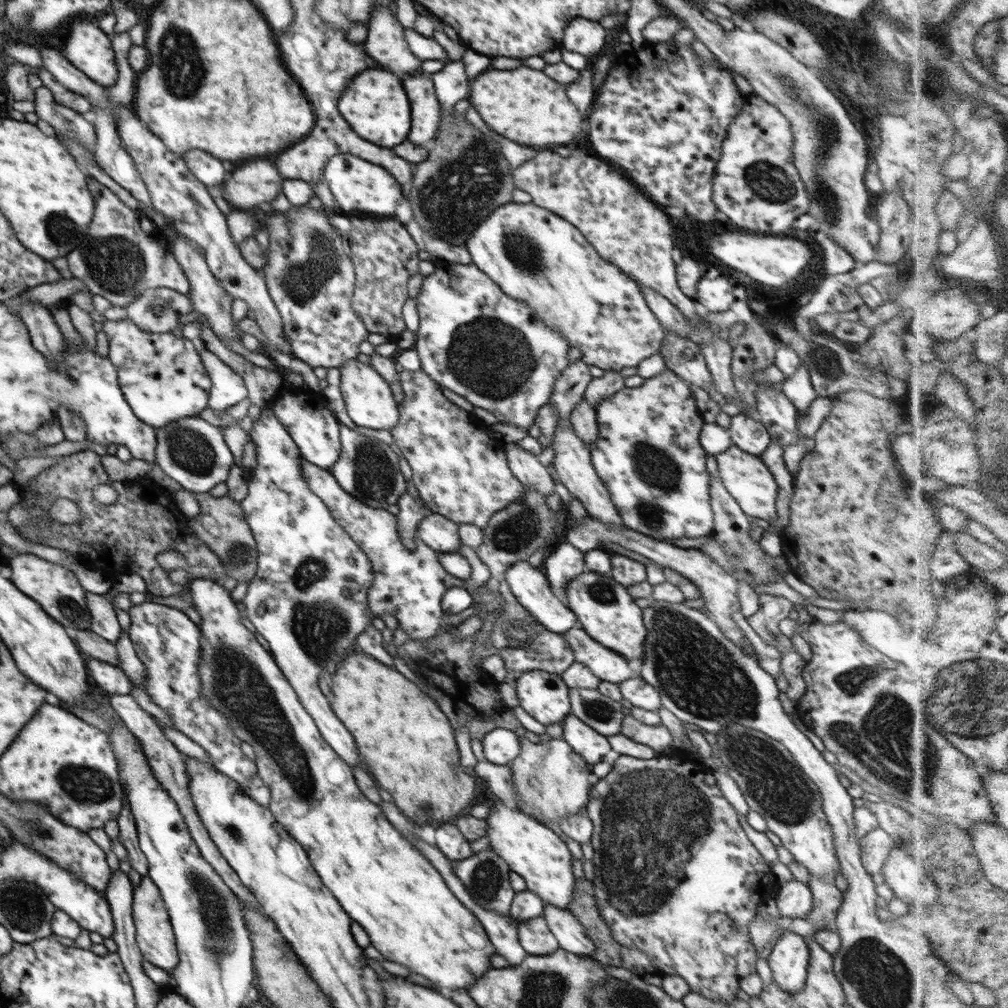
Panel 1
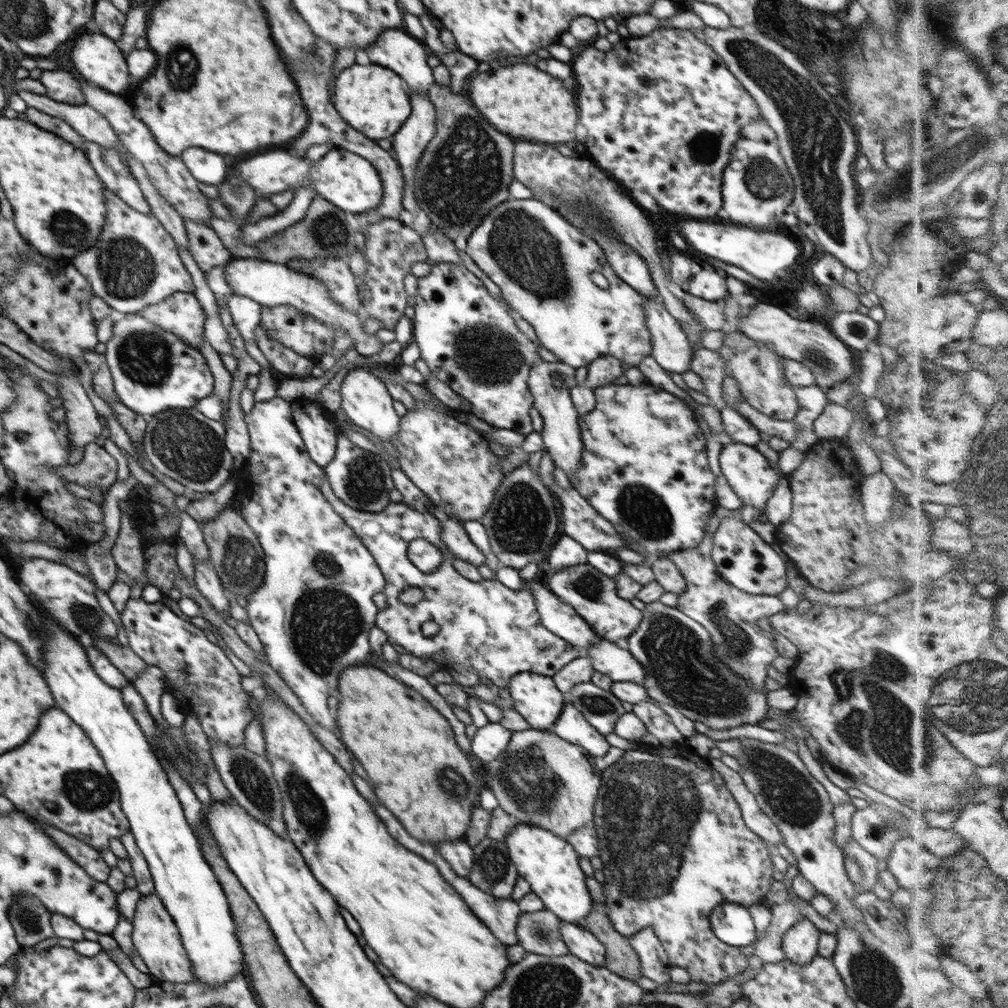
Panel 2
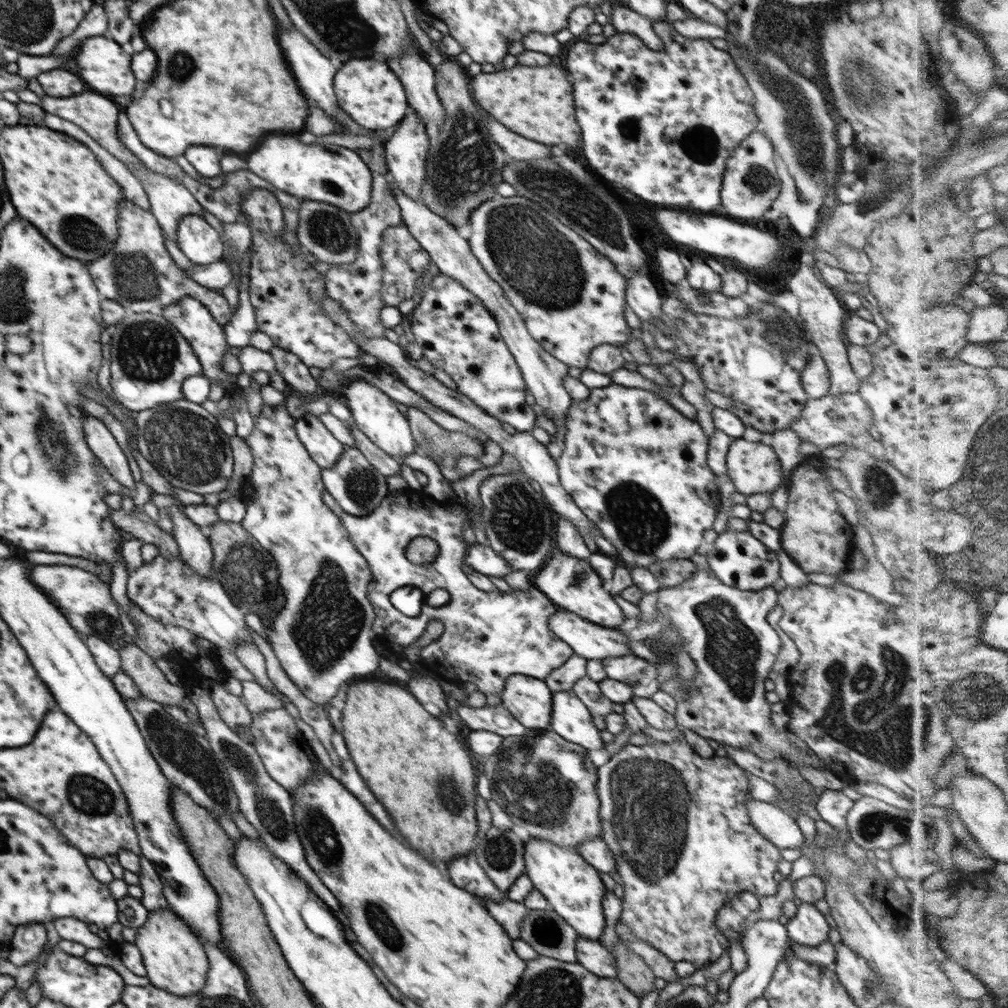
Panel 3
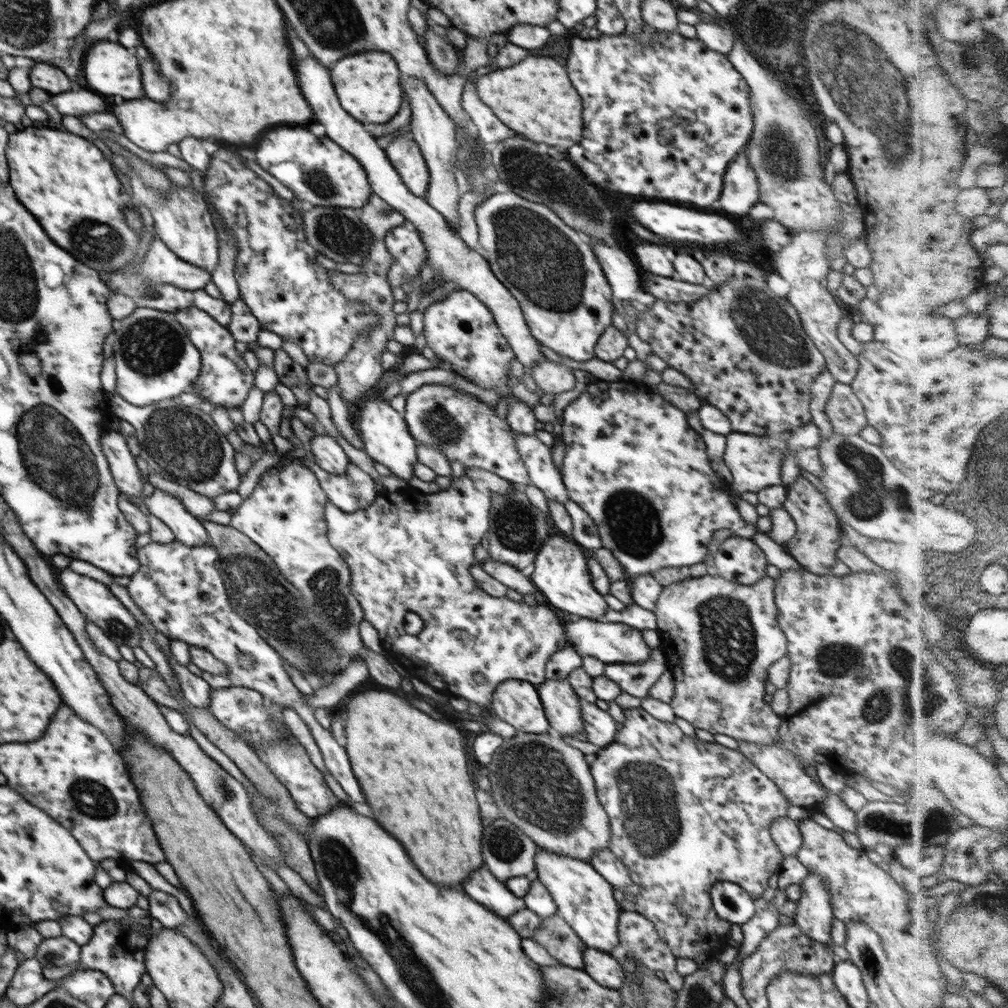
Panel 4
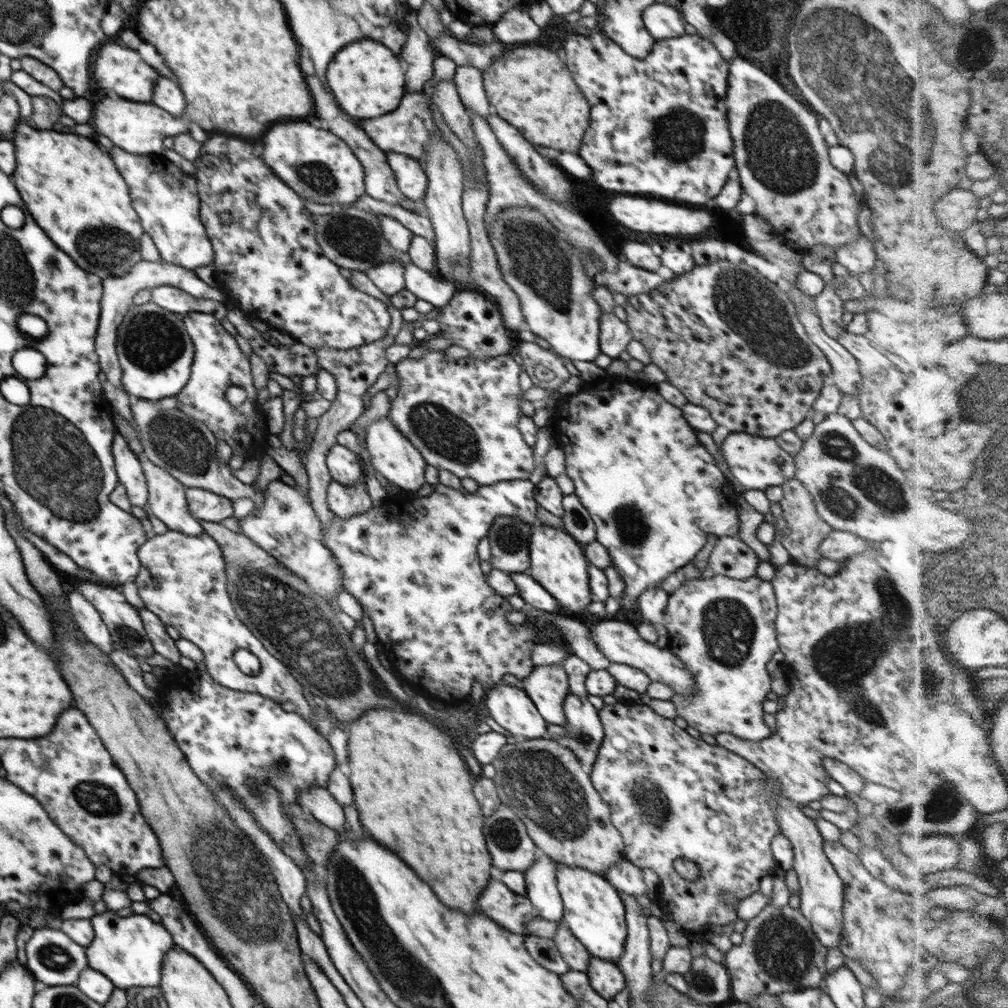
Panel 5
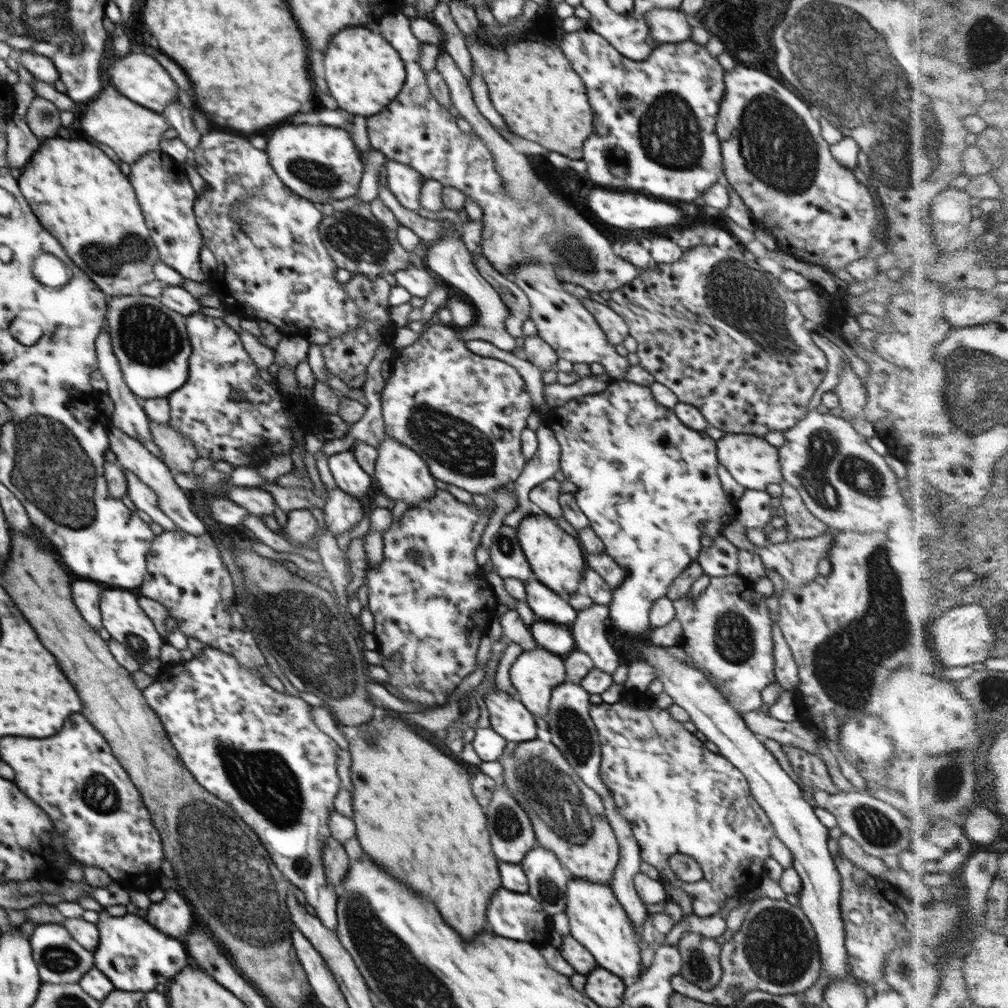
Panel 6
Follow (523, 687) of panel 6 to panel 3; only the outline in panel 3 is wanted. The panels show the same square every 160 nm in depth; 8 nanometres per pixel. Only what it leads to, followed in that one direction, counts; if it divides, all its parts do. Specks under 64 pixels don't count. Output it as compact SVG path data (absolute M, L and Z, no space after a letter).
M573 690L552 693L550 730L586 751L598 750L604 745L591 712Z

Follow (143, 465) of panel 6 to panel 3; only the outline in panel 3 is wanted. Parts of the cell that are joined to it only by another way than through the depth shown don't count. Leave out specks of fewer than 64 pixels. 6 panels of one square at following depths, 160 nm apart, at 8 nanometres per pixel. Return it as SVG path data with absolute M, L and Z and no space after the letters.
M166 508L171 514L170 520L174 524L172 538L174 538L182 561L188 563L192 569L202 576L213 576L212 569L213 549L210 544L208 533L194 525L183 508Z

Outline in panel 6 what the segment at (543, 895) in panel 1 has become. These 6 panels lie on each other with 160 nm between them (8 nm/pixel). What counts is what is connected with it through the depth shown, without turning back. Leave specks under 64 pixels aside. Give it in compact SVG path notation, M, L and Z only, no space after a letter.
M570 879L566 887L565 913L569 918L570 935L592 953L598 967L609 970L627 983L644 972L645 967L641 964L642 939L637 936L627 912L610 885Z

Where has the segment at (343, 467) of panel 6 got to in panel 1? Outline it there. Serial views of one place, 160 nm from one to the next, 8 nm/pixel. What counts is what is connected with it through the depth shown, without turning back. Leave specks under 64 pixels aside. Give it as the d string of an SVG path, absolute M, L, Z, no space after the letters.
M306 390L281 392L271 403L275 417L292 437L304 459L317 467L329 470L339 459L341 442L339 439L339 420L327 407L327 400L320 393Z

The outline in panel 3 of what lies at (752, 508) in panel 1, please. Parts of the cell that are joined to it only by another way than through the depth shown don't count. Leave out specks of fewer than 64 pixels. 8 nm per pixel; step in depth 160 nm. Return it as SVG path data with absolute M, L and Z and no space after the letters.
M735 438L726 455L727 475L739 493L750 496L775 491L783 484L783 466L776 451L768 441L749 441L747 438Z

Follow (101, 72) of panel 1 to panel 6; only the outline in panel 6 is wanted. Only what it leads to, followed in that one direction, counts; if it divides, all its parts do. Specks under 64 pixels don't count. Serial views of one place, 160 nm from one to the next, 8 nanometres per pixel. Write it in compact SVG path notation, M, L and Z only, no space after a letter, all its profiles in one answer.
M128 54L122 57L112 58L110 66L106 68L106 74L110 76L114 89L132 102L163 115L168 104L178 99L178 86L168 75L168 72L158 64L156 58L148 54Z

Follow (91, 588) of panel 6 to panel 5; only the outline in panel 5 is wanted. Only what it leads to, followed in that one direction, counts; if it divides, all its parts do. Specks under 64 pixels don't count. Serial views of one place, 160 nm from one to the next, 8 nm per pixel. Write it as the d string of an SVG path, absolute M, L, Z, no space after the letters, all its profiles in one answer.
M72 592L72 594L68 594L68 598L70 598L69 607L73 614L73 620L77 623L81 634L89 642L95 644L101 652L110 656L113 651L112 635L97 608L94 608L86 598L82 597L82 593Z

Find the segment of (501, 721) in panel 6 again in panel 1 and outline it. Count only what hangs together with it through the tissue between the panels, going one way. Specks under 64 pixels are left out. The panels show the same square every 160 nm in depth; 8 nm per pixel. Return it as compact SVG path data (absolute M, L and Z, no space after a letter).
M524 672L518 675L515 689L520 706L545 726L562 723L571 714L570 688L560 675Z

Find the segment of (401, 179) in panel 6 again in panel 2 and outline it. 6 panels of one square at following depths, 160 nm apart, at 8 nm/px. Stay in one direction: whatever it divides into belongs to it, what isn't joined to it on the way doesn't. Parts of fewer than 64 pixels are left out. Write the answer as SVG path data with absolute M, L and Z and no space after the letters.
M409 94L411 101L410 117L402 124L402 128L398 129L392 136L393 147L397 154L397 161L400 163L402 171L402 180L404 180L403 207L412 214L412 230L415 230L421 237L426 236L431 229L431 222L426 213L418 206L414 197L414 182L415 174L418 168L418 163L422 158L423 152L426 150L428 143L436 134L436 112L435 103L432 103L427 96L423 94Z

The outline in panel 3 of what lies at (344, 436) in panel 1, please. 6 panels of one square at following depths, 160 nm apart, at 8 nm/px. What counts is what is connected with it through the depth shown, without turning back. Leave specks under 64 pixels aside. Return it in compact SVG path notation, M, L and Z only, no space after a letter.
M358 447L345 450L332 468L321 471L321 477L325 489L337 500L344 512L354 516L366 516L390 493L387 489L387 477L370 464Z

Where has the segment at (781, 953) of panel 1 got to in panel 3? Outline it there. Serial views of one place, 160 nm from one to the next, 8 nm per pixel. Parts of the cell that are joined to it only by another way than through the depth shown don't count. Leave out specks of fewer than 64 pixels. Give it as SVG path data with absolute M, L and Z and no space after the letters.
M806 902L797 906L795 916L789 918L785 927L791 942L812 947L828 939L830 930L825 914L814 904Z

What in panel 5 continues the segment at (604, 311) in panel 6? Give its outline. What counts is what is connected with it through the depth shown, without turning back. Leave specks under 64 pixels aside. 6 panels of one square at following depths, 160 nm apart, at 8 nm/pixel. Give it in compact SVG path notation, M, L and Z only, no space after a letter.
M602 313L599 318L599 342L602 354L618 359L633 340L629 326L614 313Z

